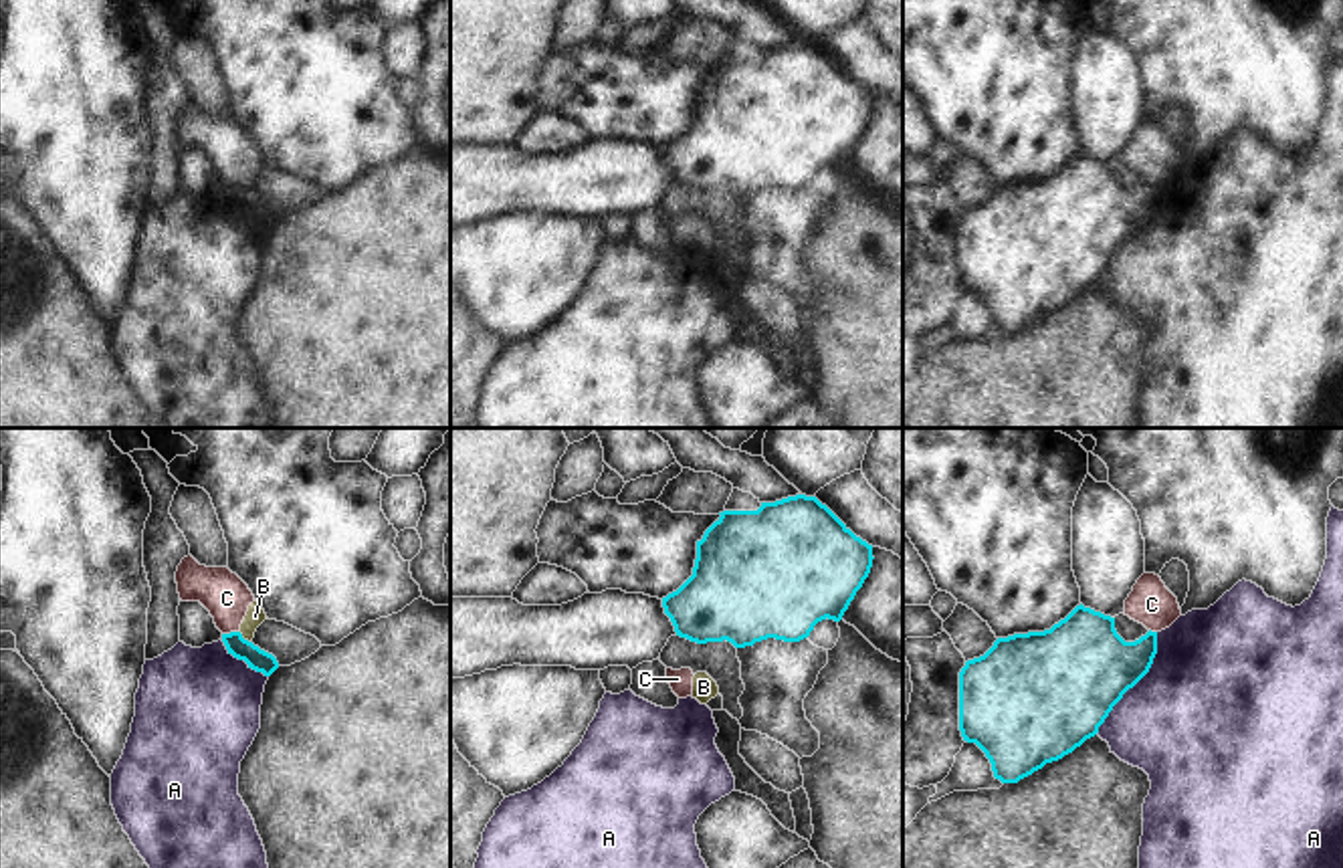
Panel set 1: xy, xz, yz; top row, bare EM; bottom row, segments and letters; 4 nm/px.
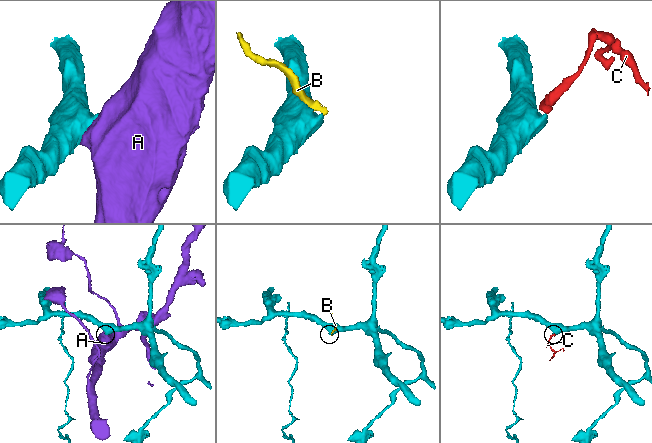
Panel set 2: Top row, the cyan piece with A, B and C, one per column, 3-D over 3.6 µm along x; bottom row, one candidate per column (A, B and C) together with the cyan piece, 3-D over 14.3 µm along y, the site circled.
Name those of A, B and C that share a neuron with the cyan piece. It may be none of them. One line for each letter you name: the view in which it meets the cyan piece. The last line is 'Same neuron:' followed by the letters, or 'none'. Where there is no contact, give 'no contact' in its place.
Same neuron: none

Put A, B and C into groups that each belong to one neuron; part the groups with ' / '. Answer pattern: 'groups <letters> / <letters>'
groups A / B C

